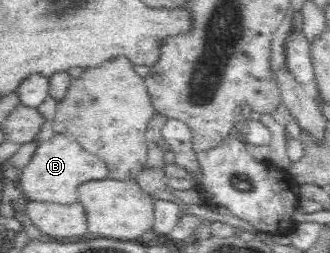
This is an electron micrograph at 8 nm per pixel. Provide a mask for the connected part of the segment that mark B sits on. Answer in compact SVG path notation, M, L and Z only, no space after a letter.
M55 132L51 139L40 142L16 182L27 200L71 205L77 202L79 185L105 179L107 174L106 163L100 157L79 147L69 136Z

